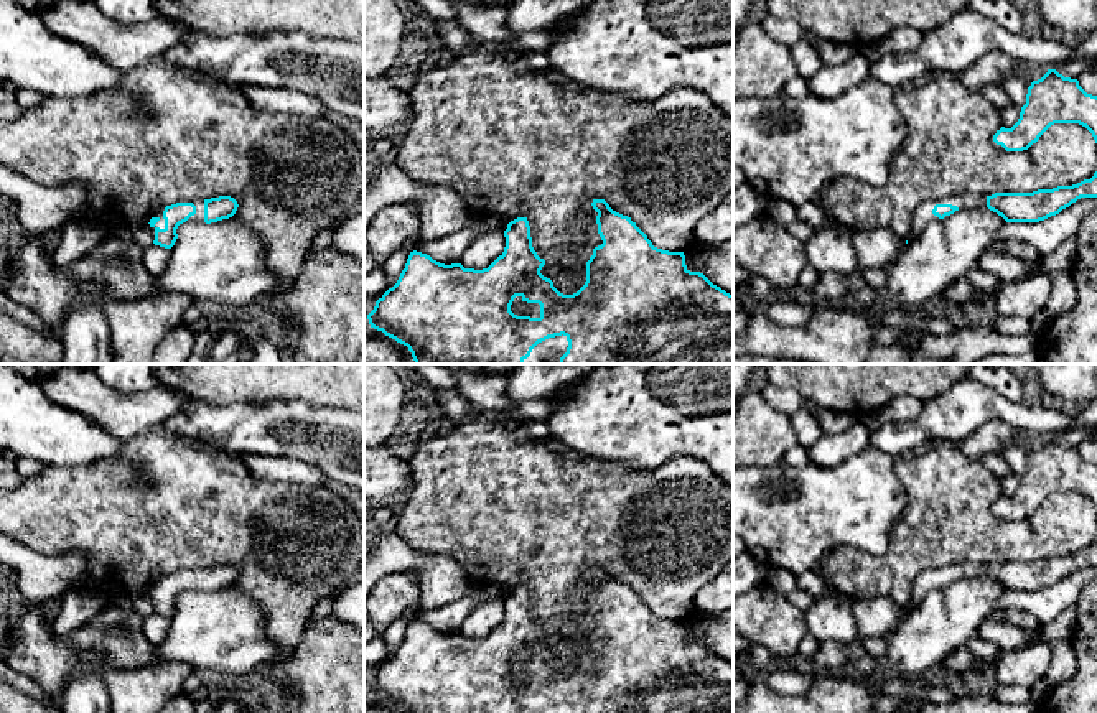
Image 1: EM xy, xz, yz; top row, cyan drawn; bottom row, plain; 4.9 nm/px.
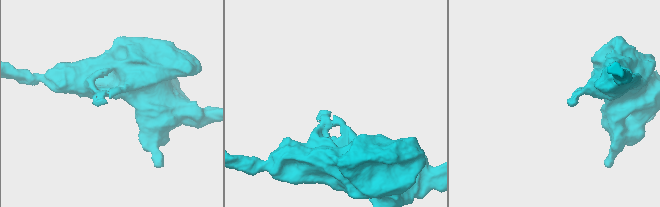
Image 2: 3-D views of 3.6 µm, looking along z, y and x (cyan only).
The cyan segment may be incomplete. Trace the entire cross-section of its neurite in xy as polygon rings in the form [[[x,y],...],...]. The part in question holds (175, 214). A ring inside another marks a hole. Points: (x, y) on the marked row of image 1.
[[[219,196],[211,199],[183,201],[171,206],[160,207],[150,219],[155,245],[171,249],[178,239],[176,229],[180,224],[189,222],[217,222],[236,214],[239,204],[231,196]]]

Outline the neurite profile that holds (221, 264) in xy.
[[[234,217],[217,222],[183,222],[176,229],[178,239],[170,249],[165,272],[156,277],[161,293],[184,293],[194,301],[216,310],[249,313],[277,287],[277,277],[264,262],[260,239]]]

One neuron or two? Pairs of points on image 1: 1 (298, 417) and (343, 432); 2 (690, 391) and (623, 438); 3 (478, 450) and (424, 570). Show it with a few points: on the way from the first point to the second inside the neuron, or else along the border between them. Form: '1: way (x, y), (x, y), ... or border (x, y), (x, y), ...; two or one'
1: way (310, 428), (313, 432), (331, 432); one
2: way (674, 391), (639, 422); one
3: border (397, 534), (420, 554), (448, 555), (465, 573); two

